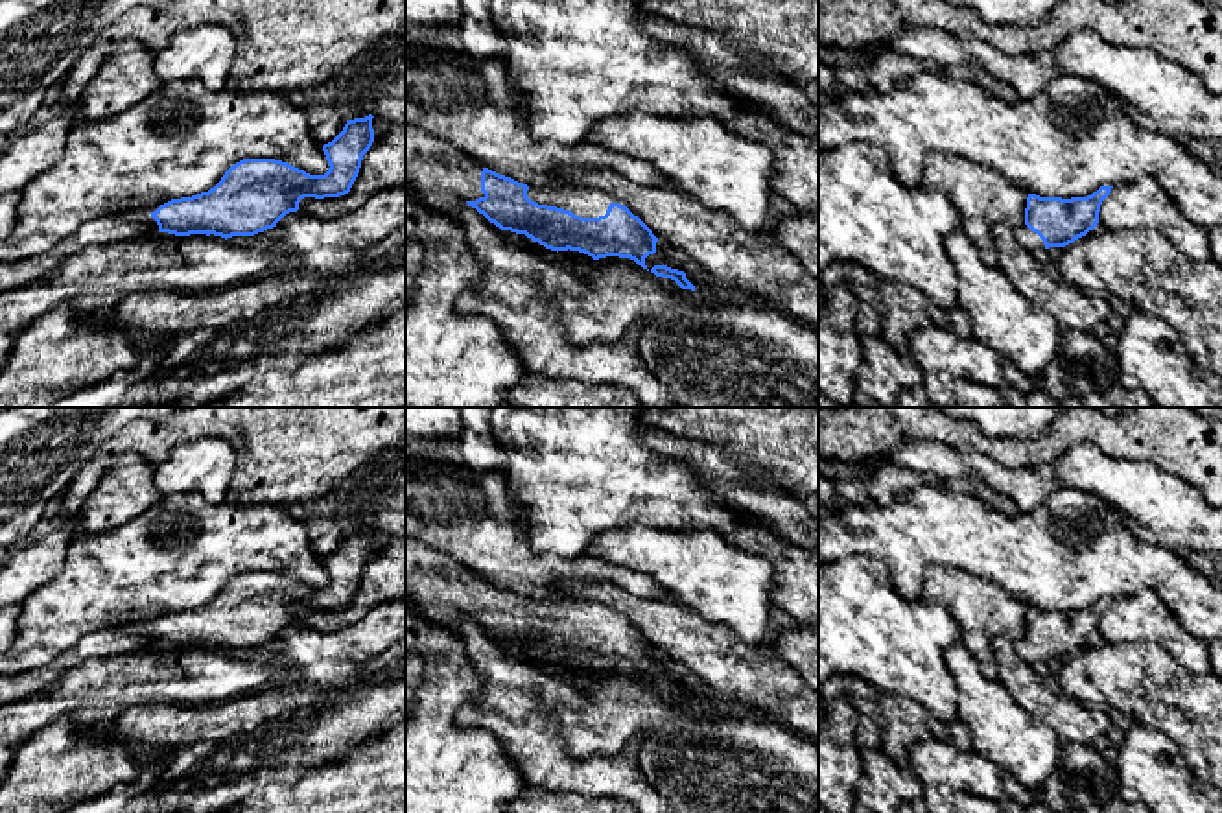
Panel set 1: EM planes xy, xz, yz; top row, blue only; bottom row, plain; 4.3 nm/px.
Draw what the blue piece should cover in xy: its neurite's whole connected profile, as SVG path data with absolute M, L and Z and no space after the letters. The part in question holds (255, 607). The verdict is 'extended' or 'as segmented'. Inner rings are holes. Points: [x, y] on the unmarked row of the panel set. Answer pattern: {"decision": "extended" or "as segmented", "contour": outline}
{"decision": "as segmented", "contour": "M372 527L347 533L343 544L323 564L328 573L324 588L310 588L275 571L243 571L230 579L208 605L171 612L151 630L159 645L175 649L214 647L221 651L254 649L289 625L304 610L339 610L350 605L363 568L374 555Z"}

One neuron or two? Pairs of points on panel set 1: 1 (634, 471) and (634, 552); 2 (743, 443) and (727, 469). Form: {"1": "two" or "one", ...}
{"1": "two", "2": "two"}

